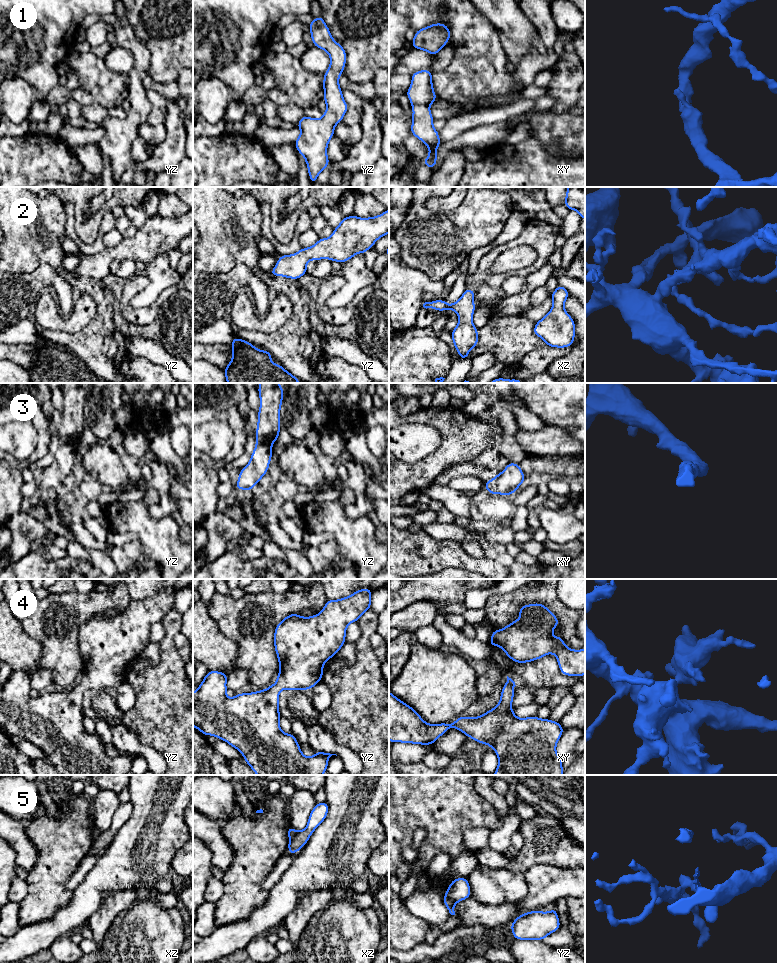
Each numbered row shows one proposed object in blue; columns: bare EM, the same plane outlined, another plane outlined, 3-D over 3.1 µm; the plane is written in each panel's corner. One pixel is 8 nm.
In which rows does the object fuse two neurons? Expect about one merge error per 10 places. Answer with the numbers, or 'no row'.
5

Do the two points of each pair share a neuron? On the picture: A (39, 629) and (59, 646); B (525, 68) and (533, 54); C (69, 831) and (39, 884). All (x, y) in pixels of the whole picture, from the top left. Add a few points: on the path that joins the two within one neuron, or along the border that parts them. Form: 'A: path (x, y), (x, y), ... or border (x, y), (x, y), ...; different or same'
A: path (43, 634), (47, 639), (54, 641); same
B: path (528, 65), (533, 60), (533, 57); same
C: path (61, 844), (57, 860), (51, 871); same

